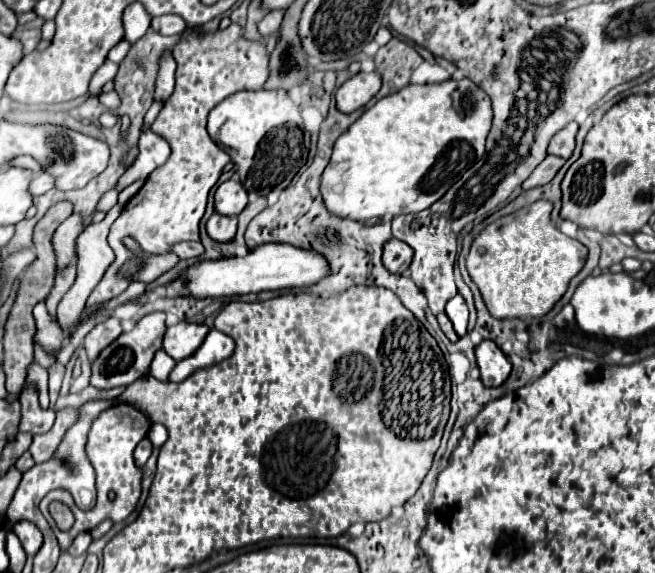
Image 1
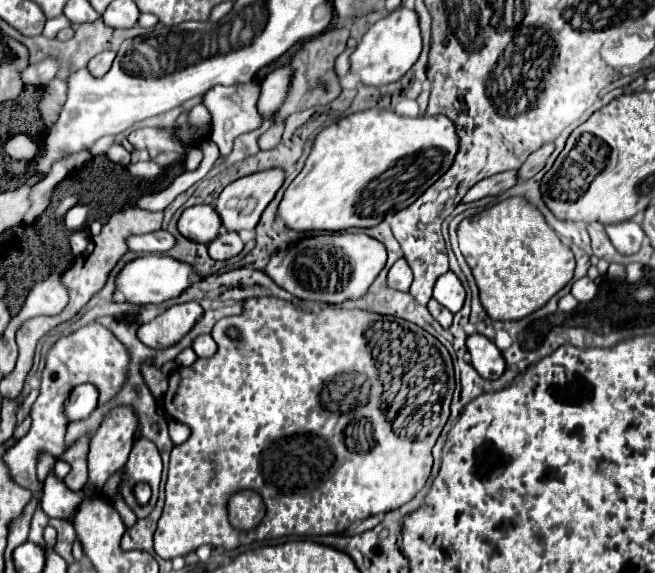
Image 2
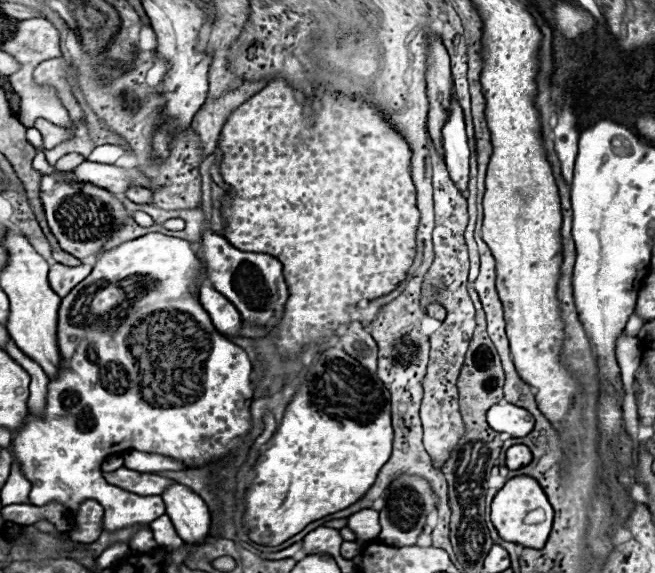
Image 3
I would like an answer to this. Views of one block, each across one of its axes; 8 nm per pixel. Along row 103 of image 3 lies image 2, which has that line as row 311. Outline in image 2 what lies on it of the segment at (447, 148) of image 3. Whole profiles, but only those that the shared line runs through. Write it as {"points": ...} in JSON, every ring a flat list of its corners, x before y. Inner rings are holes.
{"points":[[448,270,446,274,442,274,436,284,434,284,434,298,446,306,450,312,458,312,462,306,464,306,464,298,466,298,466,292,462,288,462,282,458,280,458,276]]}

